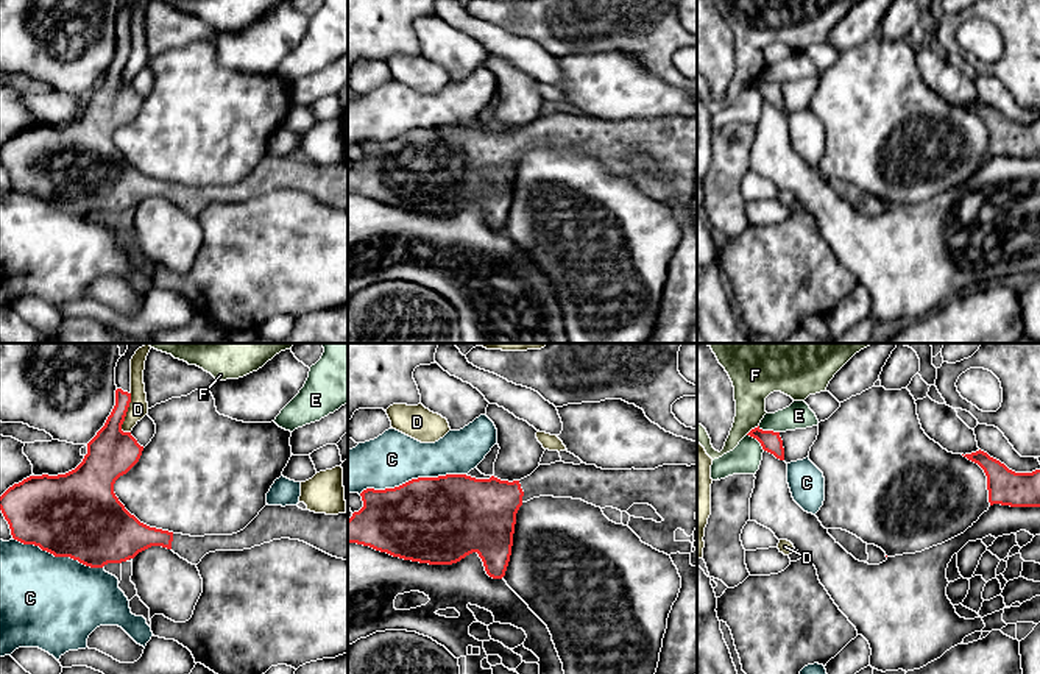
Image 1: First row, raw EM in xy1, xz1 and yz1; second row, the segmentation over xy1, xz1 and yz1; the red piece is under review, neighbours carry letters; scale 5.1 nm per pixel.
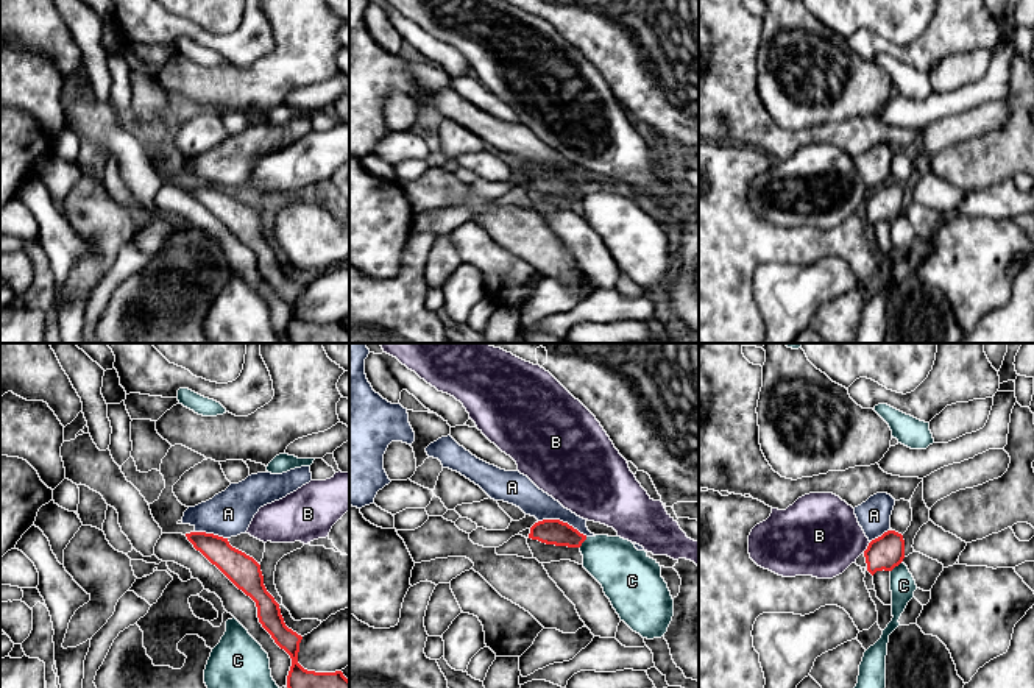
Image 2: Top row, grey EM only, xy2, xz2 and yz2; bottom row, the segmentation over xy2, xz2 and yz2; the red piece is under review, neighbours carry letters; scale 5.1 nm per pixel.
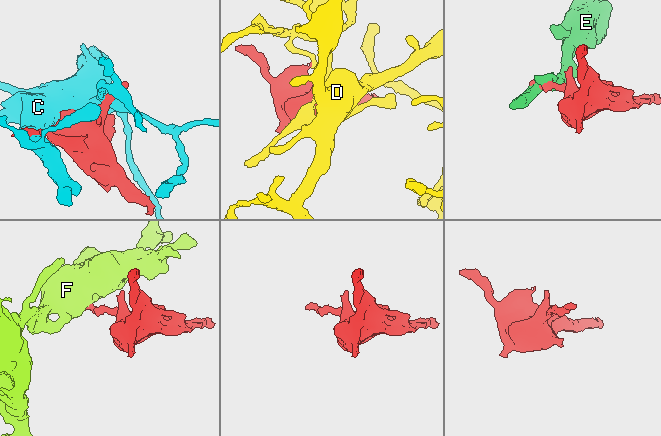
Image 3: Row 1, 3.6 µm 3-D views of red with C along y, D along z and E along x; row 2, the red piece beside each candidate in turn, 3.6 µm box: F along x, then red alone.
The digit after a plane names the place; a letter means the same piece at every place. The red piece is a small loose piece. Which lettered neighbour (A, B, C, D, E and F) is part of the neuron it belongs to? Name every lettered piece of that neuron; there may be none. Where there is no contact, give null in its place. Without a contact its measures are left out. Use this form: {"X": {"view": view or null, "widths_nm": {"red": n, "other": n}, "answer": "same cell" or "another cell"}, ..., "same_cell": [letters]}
{"A": {"view": "xz2", "widths_nm": {"red": 130, "other": 150}, "answer": "another cell"}, "B": {"view": "yz2", "widths_nm": {"red": 180, "other": 420}, "answer": "another cell"}, "C": {"view": "xz1", "widths_nm": {"red": 440, "other": 280}, "answer": "another cell"}, "D": {"view": "xy1", "widths_nm": {"red": 240, "other": 100}, "answer": "another cell"}, "E": {"view": "yz1", "widths_nm": {"red": 110, "other": 140}, "answer": "another cell"}, "F": {"view": "yz1", "widths_nm": {"red": 110, "other": 220}, "answer": "another cell"}, "same_cell": []}

